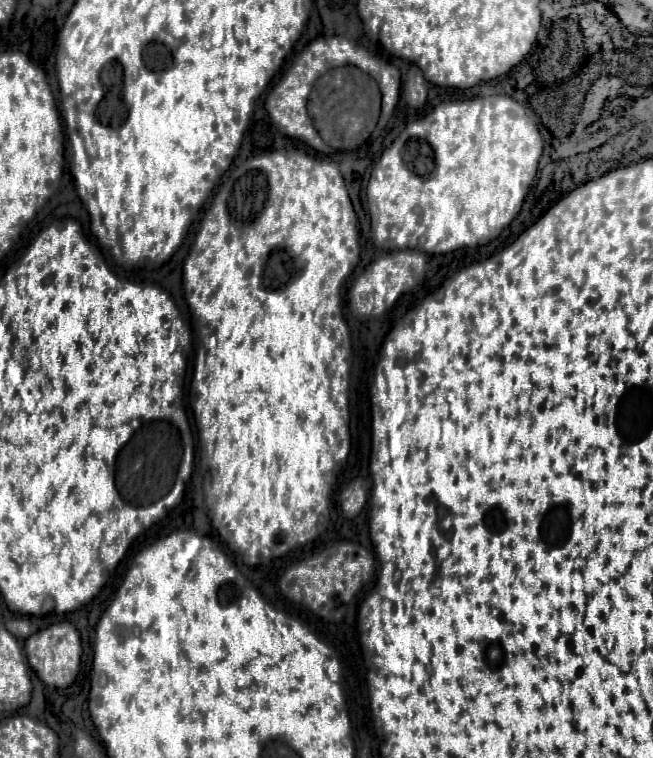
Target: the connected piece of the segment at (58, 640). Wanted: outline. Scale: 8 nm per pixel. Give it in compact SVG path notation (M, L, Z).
M70 622L52 624L46 630L40 630L32 634L24 645L24 653L32 670L38 674L38 678L54 688L68 688L78 674L80 668L80 656L82 656L82 644L78 630Z

